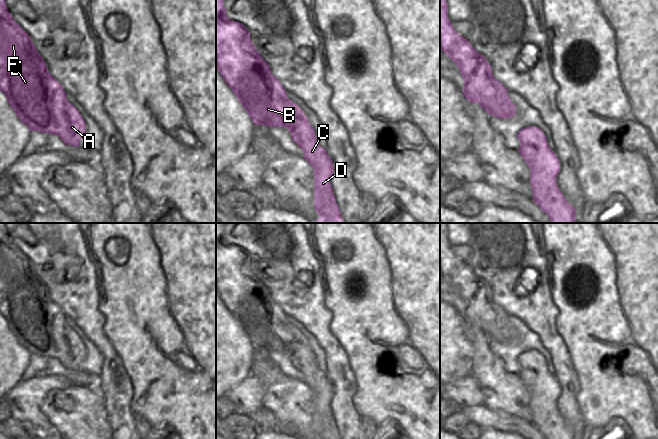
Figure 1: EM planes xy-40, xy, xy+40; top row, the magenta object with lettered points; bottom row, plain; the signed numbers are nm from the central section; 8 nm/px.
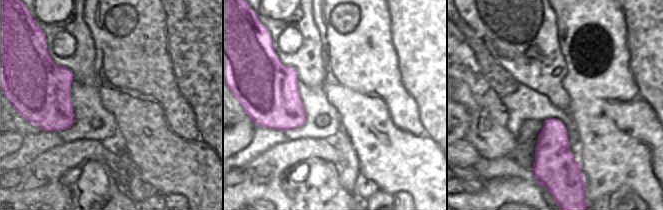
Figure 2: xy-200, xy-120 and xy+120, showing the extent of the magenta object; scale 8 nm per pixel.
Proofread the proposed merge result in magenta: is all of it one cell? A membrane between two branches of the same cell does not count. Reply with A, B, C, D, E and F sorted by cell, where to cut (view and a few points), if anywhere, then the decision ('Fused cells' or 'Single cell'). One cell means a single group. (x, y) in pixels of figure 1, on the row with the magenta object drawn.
Groups: A B C D E F. No split. Single cell

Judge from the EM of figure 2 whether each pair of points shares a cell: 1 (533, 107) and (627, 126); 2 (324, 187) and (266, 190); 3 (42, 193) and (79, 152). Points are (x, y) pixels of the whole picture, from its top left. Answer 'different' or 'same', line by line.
1: different
2: different
3: same

